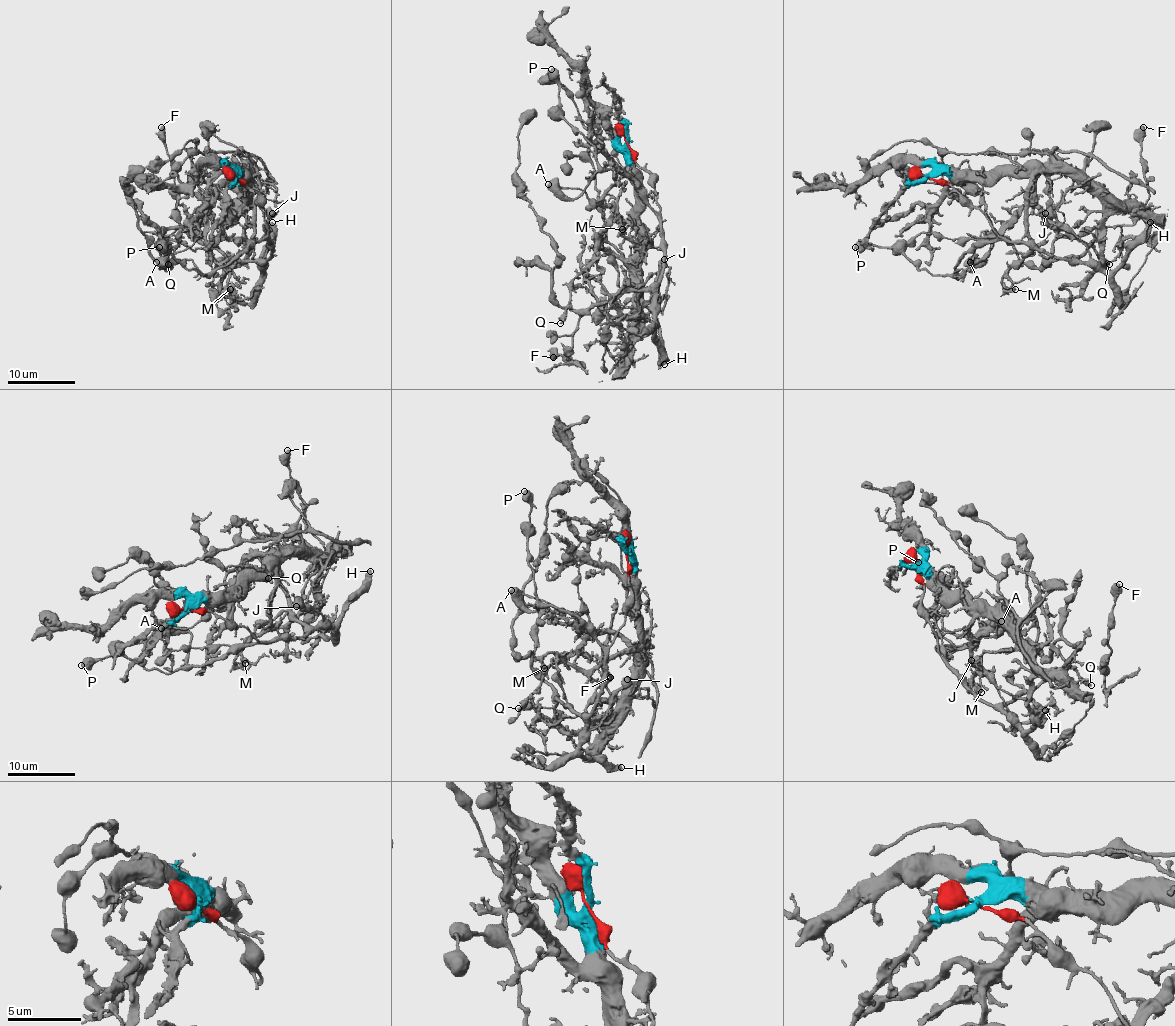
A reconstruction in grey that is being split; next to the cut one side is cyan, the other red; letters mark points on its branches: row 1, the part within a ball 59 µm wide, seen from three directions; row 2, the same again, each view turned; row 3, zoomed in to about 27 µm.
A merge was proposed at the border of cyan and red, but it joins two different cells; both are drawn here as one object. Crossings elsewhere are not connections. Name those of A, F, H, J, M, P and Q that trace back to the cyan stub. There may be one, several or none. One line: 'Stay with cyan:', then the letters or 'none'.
Stay with cyan: M, Q

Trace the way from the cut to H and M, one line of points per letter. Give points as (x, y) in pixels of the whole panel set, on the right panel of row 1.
H: (927, 177), (946, 181), (980, 210), (999, 235), (1033, 242), (1053, 256), (1104, 271), (1121, 262), (1150, 222)
M: (927, 177), (968, 174), (1026, 176), (1029, 179), (1029, 252), (1002, 278), (1006, 286), (1016, 290)

